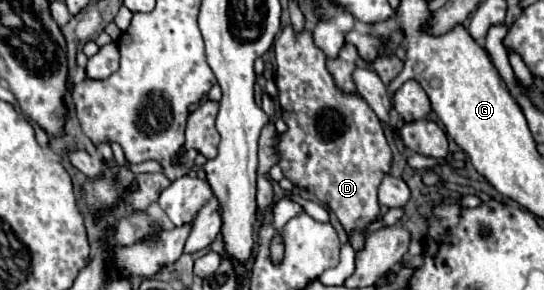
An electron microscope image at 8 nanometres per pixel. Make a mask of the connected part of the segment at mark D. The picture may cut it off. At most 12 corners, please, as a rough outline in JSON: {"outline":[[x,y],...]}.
{"outline":[[311,31],[275,41],[287,179],[359,251],[391,149]]}

